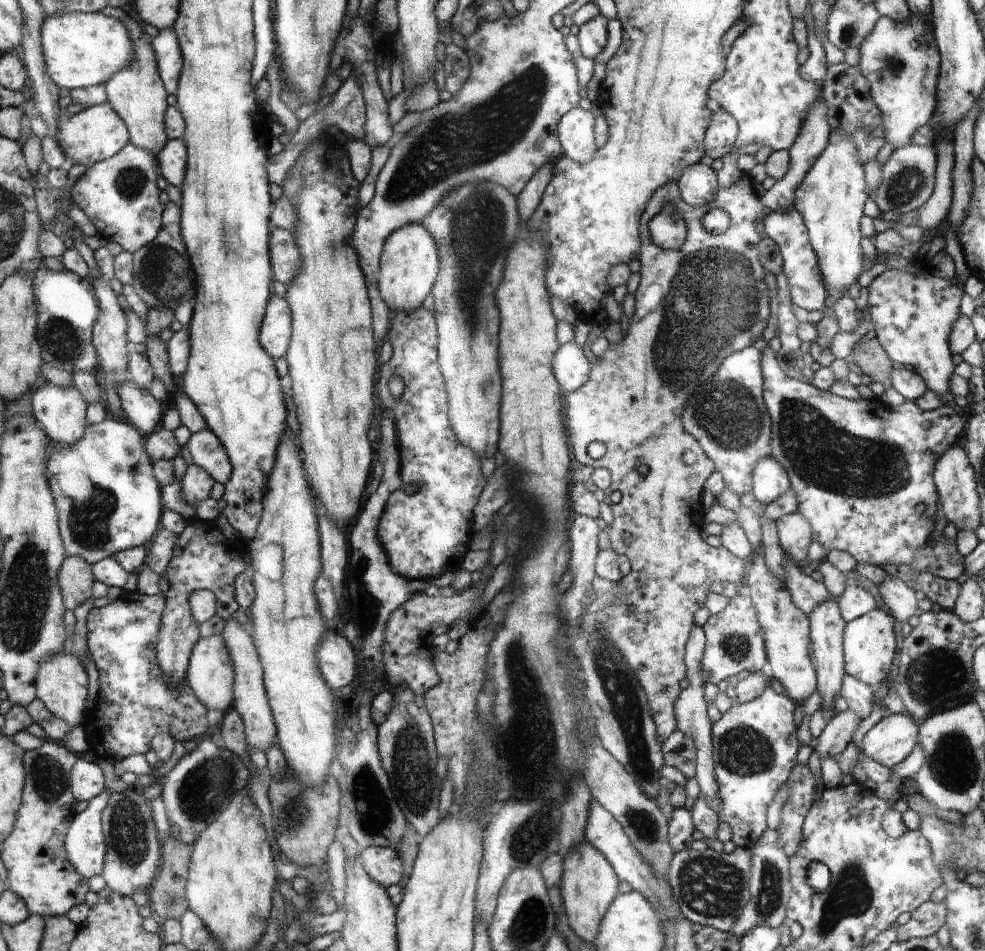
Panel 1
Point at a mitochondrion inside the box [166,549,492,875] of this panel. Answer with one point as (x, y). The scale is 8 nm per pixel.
(412, 762)

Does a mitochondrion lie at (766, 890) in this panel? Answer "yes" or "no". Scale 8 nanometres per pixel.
yes

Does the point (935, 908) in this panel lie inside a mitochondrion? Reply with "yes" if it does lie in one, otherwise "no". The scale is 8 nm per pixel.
no

